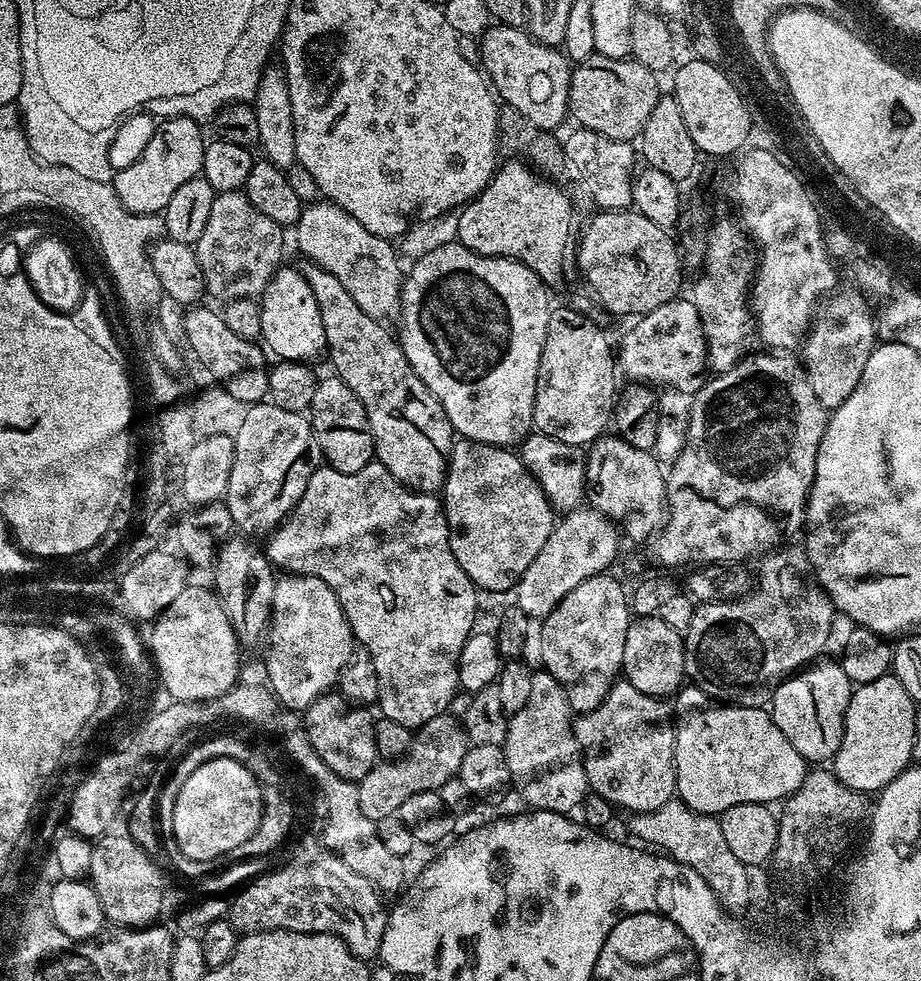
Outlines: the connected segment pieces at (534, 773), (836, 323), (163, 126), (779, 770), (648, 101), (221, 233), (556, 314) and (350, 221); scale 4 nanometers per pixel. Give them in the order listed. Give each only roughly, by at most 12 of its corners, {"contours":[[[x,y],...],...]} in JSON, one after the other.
{"contours":[[[533,671],[502,745],[529,809],[590,789],[558,678]],[[873,305],[817,307],[802,363],[829,410],[854,394],[878,343]],[[185,116],[159,121],[111,186],[126,210],[163,213],[204,171],[206,136]],[[674,697],[676,796],[719,817],[794,795],[771,711]],[[592,55],[572,69],[581,128],[635,141],[659,102],[657,73]],[[243,190],[217,192],[194,245],[205,293],[258,298],[285,225]],[[548,314],[535,431],[584,448],[618,395],[614,344],[591,316]],[[332,201],[305,205],[304,258],[366,314],[399,313],[393,243]]]}

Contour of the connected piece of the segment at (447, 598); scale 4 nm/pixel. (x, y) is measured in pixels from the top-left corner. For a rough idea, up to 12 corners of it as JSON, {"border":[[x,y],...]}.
{"border":[[317,468],[267,537],[334,590],[379,715],[448,708],[477,627],[439,495]]}

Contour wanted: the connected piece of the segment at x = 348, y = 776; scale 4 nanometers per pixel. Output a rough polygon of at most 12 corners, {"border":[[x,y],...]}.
{"border":[[325,692],[302,713],[322,762],[359,782],[378,762],[369,709]]}

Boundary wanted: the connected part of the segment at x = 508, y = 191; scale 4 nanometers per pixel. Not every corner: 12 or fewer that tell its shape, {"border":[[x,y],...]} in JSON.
{"border":[[509,159],[459,209],[455,239],[564,276],[572,204]]}

